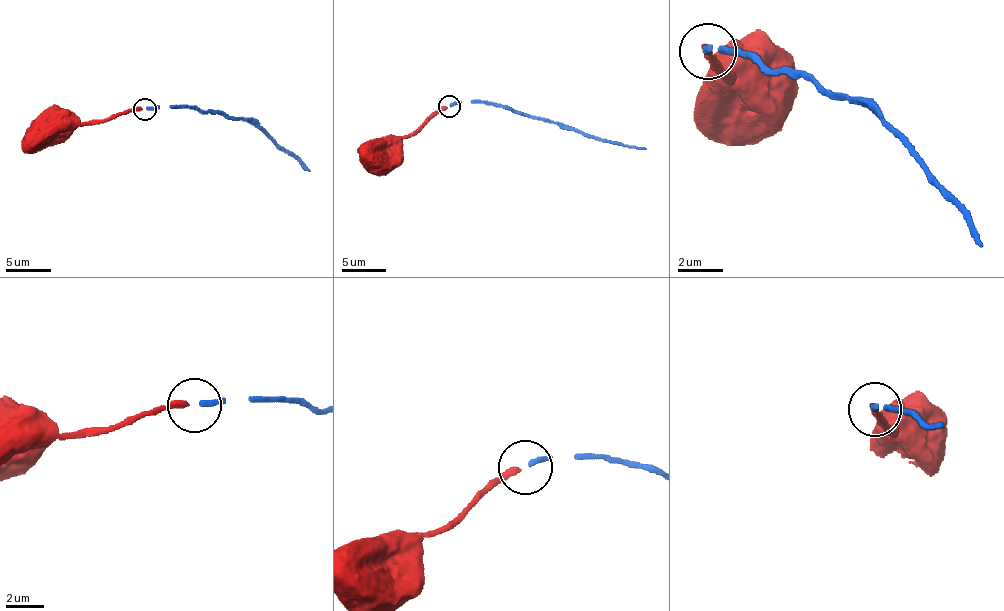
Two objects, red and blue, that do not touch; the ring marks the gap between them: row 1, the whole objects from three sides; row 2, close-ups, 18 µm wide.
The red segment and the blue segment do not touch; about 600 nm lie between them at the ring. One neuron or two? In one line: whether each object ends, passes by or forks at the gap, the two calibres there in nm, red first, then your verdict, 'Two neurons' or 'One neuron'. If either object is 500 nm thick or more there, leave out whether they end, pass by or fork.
At the ring red ends. At the ring blue ends. Thickness 280 nm (red) against 280 nm. One neuron

